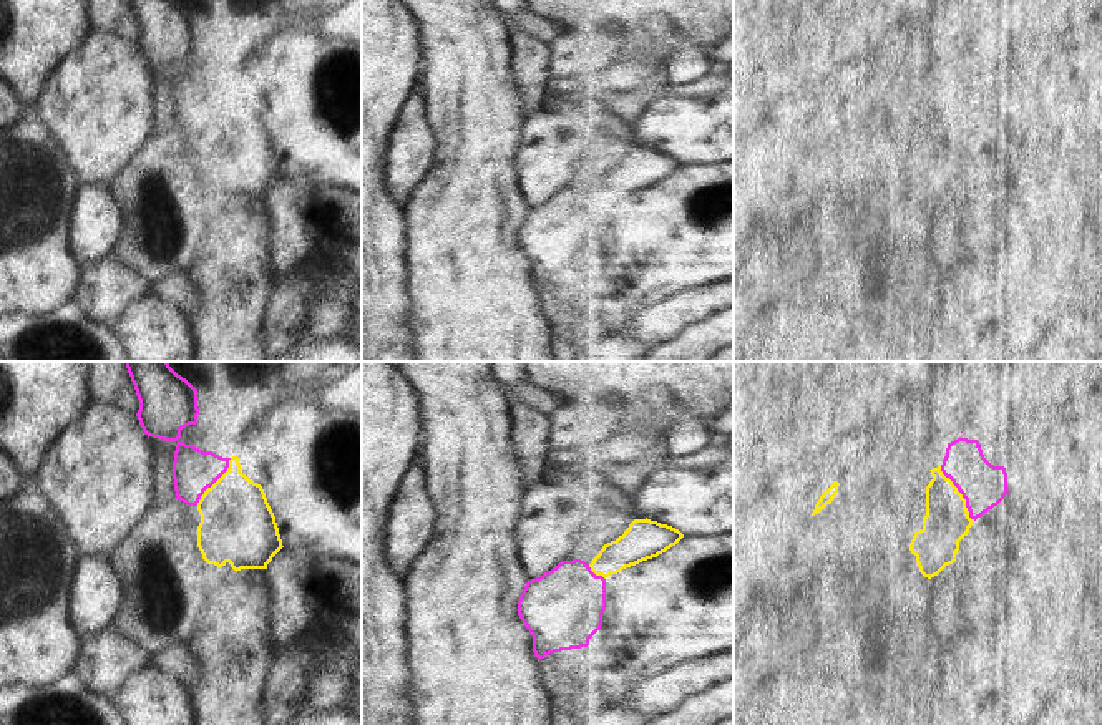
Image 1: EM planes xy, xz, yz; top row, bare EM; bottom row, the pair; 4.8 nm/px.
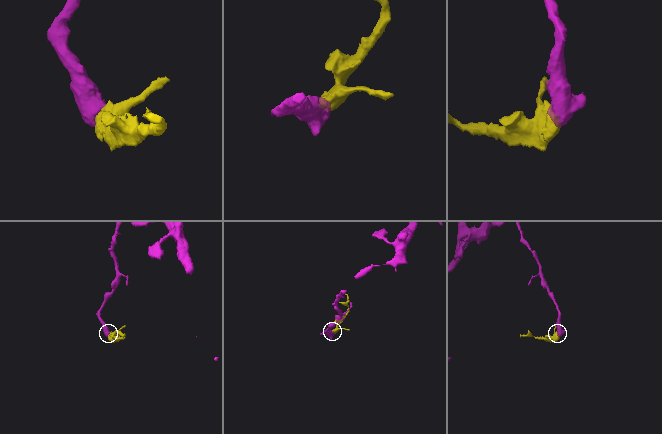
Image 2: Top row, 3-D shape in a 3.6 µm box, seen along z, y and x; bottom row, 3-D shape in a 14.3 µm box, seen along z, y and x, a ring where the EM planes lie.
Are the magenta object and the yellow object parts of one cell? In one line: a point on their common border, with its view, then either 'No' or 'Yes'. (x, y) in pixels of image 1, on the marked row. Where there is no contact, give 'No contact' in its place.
Touches magenta at yz (961, 493). Yes

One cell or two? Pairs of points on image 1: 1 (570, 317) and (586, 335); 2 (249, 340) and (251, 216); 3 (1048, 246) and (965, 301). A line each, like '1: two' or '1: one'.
1: one
2: one
3: one

